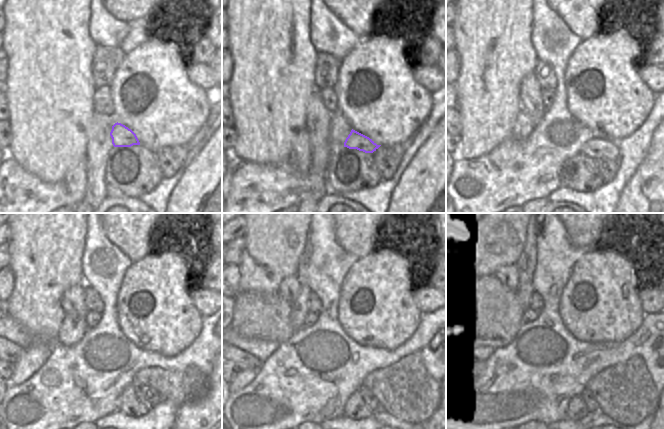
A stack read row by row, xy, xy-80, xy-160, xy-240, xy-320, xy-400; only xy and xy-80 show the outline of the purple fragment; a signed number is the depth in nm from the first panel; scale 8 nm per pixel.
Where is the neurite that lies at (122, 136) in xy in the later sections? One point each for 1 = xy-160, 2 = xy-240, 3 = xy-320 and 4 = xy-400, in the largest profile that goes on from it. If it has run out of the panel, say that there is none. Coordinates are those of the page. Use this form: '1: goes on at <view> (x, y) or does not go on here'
1: goes on at xy-160 (599, 147)
2: goes on at xy-240 (190, 384)
3: goes on at xy-320 (404, 389)
4: goes on at xy-400 (625, 392)

